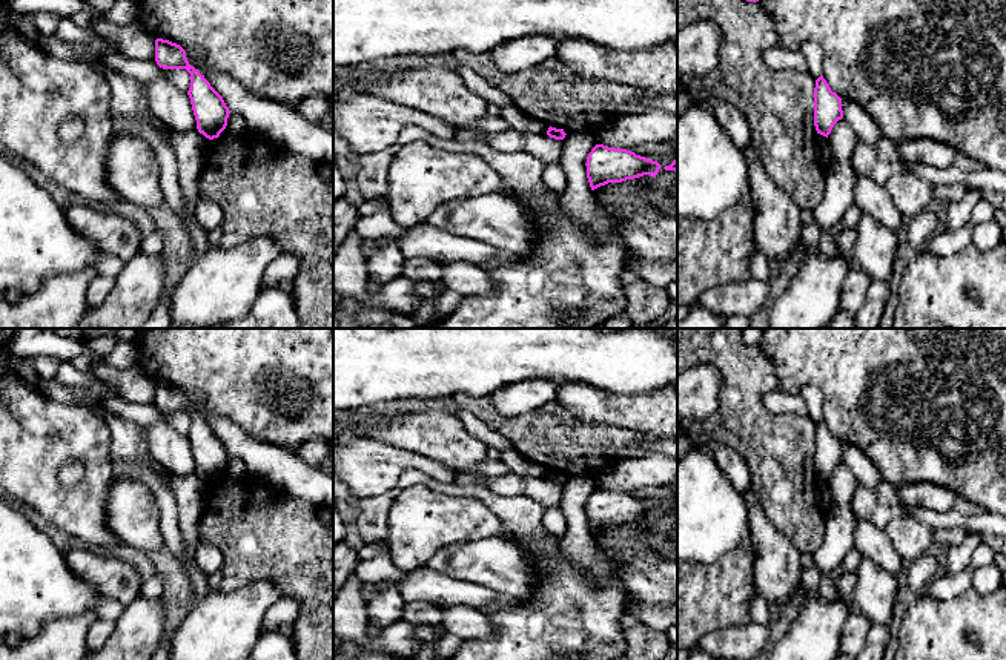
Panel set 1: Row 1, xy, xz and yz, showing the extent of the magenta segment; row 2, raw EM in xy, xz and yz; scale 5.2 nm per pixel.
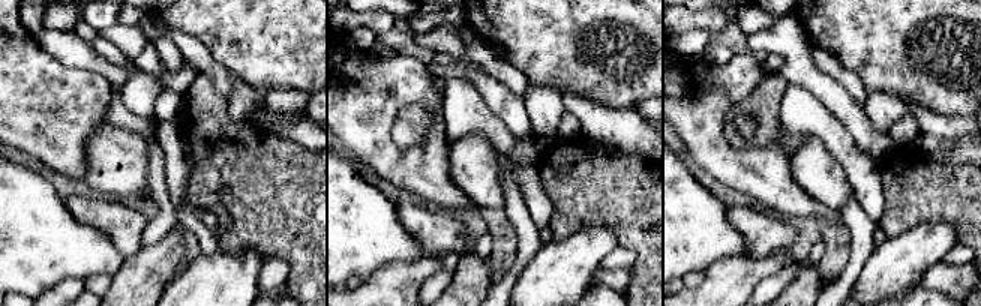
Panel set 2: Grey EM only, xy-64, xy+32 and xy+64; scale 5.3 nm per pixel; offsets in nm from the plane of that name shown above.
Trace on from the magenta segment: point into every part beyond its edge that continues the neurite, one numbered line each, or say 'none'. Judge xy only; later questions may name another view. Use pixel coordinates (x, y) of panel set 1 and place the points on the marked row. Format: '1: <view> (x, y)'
none

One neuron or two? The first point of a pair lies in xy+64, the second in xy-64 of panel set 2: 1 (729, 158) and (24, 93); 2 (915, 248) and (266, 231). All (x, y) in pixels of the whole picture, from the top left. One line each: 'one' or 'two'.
1: one
2: two

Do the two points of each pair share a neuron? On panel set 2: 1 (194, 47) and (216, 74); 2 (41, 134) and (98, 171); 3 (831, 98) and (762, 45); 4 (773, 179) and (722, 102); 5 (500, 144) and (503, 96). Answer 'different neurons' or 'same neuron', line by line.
1: same neuron
2: different neurons
3: same neuron
4: same neuron
5: different neurons

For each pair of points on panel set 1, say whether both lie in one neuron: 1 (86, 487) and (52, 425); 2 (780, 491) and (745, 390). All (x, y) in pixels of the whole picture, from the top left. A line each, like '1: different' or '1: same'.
1: same
2: same

